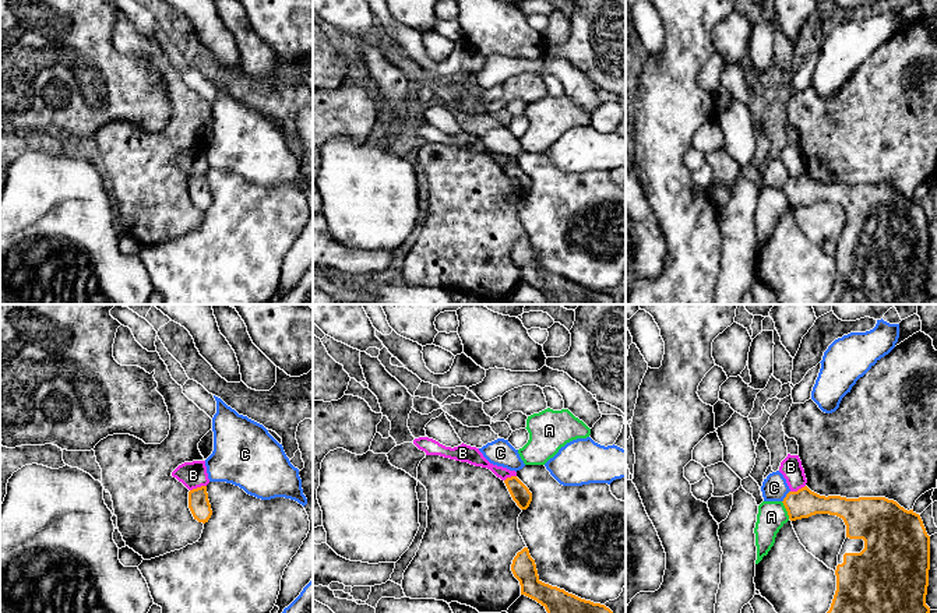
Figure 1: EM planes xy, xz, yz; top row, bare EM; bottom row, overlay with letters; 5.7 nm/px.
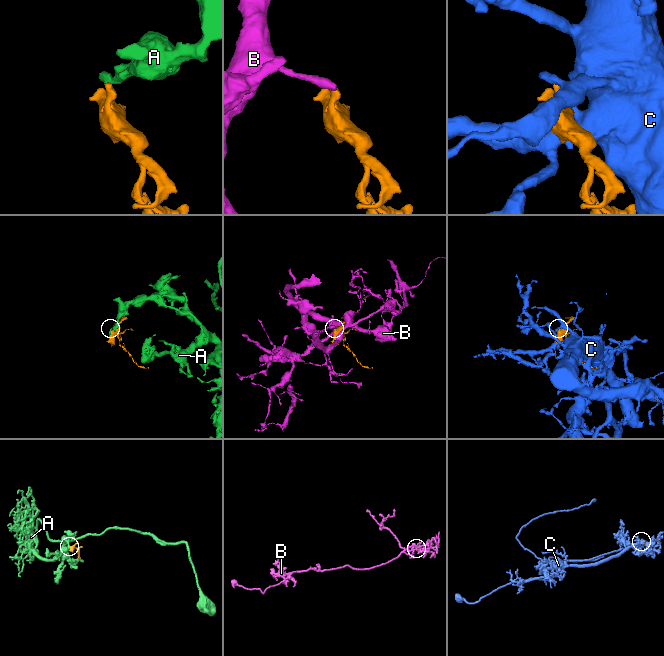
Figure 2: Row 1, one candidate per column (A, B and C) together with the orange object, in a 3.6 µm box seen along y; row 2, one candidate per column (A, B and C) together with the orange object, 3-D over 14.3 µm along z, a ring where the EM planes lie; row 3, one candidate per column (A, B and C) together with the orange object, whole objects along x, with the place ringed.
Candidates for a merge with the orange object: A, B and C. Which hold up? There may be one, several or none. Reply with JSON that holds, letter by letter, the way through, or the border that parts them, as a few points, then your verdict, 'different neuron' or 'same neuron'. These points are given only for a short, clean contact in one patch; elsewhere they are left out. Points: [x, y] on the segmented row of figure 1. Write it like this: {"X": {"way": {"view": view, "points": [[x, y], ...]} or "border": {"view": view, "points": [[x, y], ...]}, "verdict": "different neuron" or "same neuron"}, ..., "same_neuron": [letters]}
{"A": {"border": {"view": "yz", "points": [[781, 501], [789, 518]]}, "verdict": "different neuron"}, "B": {"border": {"view": "xy", "points": [[205, 485], [190, 490]]}, "verdict": "different neuron"}, "C": {"verdict": "different neuron"}, "same_neuron": []}

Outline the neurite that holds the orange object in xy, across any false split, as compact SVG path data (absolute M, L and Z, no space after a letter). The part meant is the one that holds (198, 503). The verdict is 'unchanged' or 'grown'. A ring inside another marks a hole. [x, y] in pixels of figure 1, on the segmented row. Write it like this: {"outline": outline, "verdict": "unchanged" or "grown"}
{"outline": "M201 486L189 492L189 508L198 522L208 522L212 515L208 500L207 486Z", "verdict": "unchanged"}

